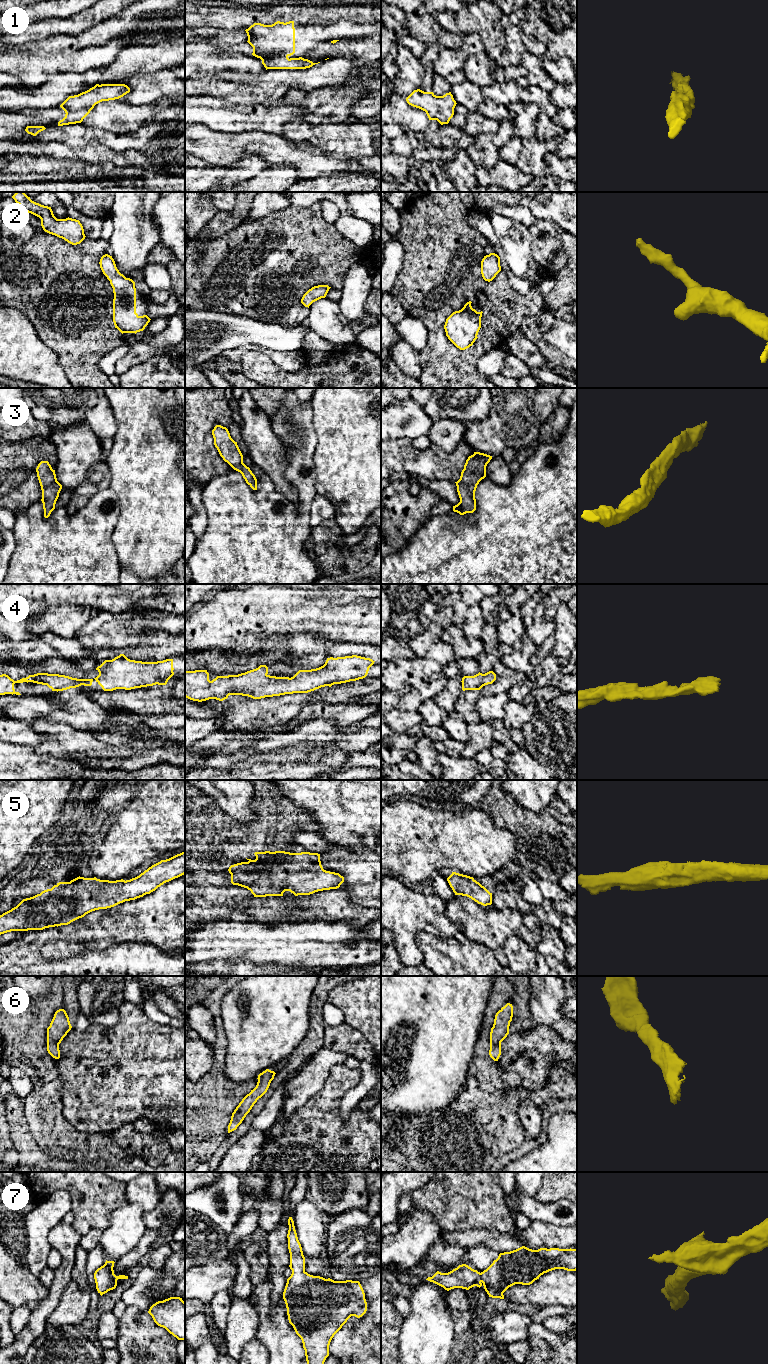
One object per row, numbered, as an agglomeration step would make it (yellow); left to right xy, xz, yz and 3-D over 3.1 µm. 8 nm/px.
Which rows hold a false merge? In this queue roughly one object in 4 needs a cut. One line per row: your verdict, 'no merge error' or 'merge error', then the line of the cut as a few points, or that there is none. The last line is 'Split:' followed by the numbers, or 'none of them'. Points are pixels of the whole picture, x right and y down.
1: no merge error | no cut
2: no merge error | no cut
3: no merge error | no cut
4: no merge error | no cut
5: no merge error | no cut
6: no merge error | no cut
7: no merge error | no cut
Split: none of them

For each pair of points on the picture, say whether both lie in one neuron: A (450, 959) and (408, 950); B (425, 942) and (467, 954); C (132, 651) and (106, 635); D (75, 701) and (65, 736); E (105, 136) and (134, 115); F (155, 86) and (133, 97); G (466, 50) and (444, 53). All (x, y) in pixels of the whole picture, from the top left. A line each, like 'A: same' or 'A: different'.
A: different
B: same
C: different
D: different
E: different
F: same
G: same

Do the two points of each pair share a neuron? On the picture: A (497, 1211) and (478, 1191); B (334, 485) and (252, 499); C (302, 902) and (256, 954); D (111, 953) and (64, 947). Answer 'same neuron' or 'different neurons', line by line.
A: same neuron
B: different neurons
C: different neurons
D: different neurons

